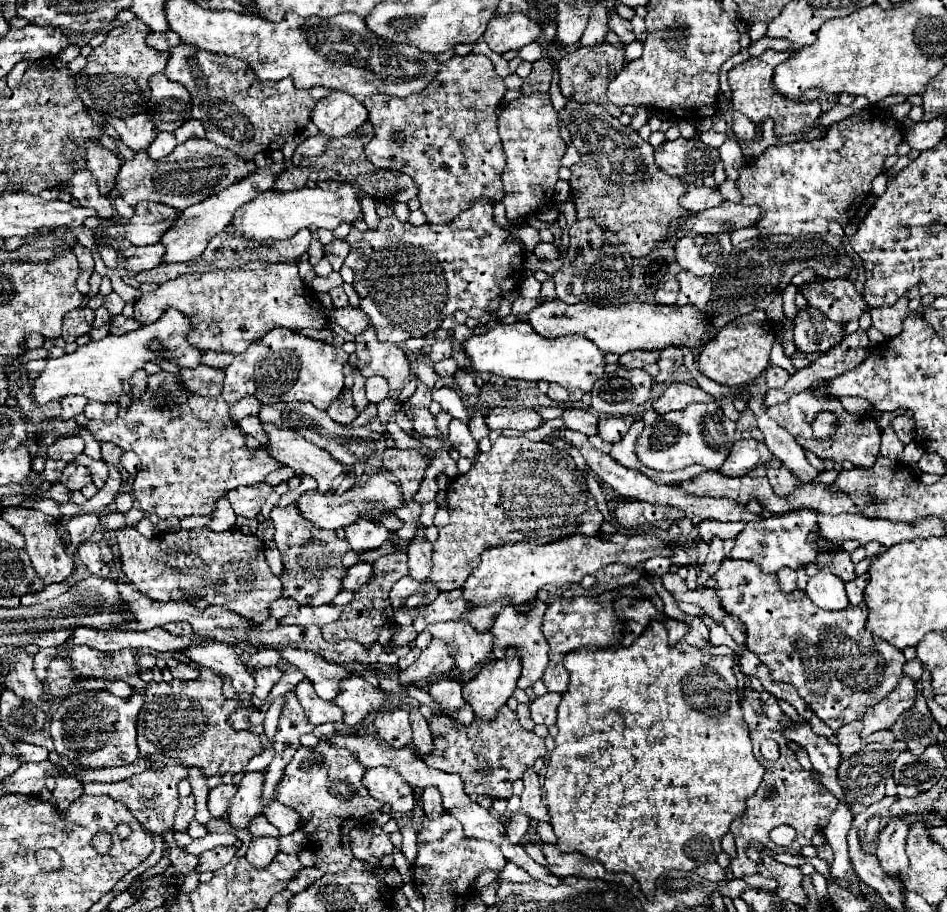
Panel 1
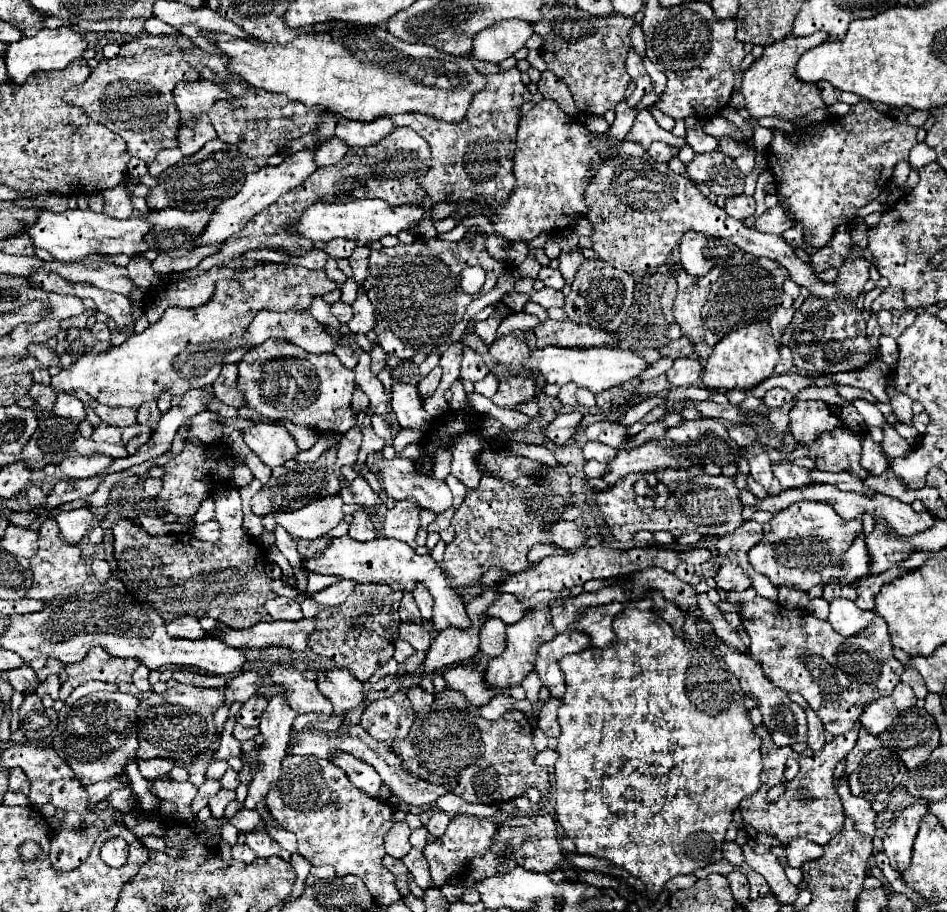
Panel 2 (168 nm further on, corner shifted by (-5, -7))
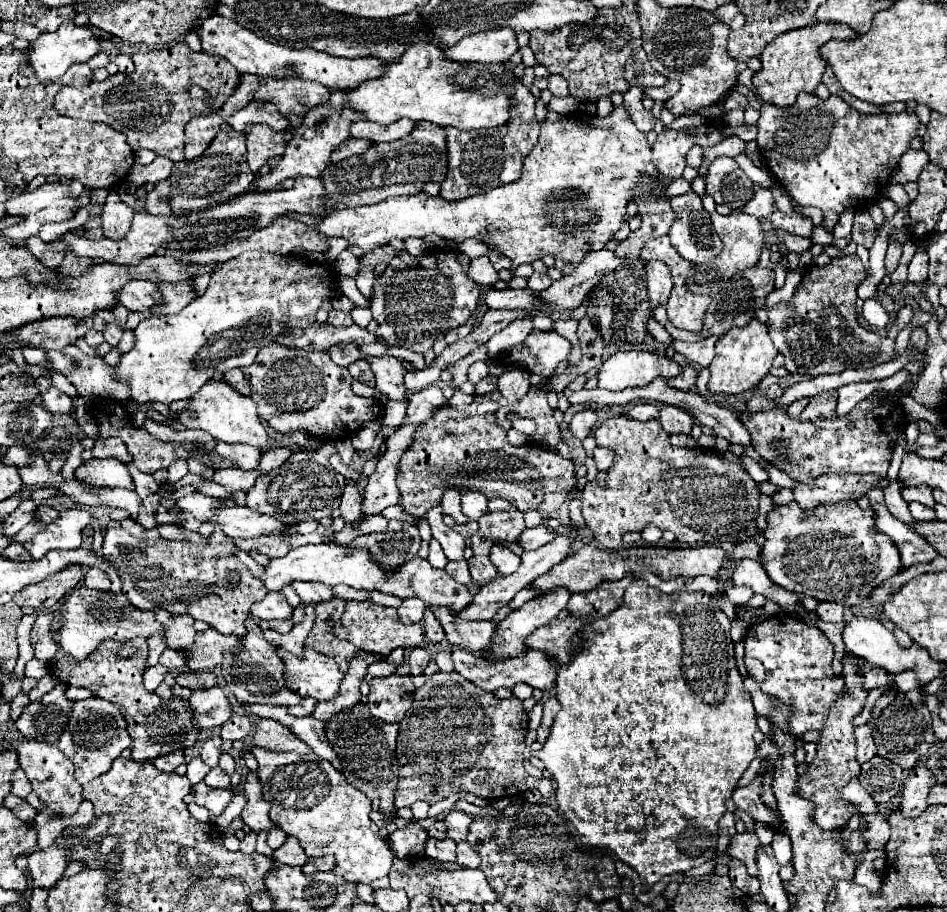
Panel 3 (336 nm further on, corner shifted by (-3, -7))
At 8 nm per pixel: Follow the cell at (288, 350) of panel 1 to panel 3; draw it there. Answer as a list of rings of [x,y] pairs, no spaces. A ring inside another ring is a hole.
[[[270,343],[260,349],[256,363],[242,369],[252,387],[252,401],[258,405],[258,415],[278,433],[304,429],[314,437],[344,439],[352,437],[364,423],[380,417],[378,399],[360,399],[352,393],[352,377],[348,369],[338,367],[326,353],[292,351]]]

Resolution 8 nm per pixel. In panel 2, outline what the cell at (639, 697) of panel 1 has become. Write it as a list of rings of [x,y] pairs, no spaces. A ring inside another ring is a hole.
[[[642,599],[624,607],[622,615],[618,615],[618,619],[614,621],[614,631],[620,639],[614,645],[606,649],[586,649],[582,653],[566,655],[560,665],[566,675],[566,695],[558,709],[558,723],[562,731],[560,731],[558,747],[556,747],[560,759],[554,765],[556,819],[562,825],[564,833],[570,839],[574,839],[578,853],[586,853],[586,855],[610,861],[612,865],[640,879],[646,885],[646,889],[656,895],[676,875],[694,873],[696,869],[722,859],[722,843],[724,843],[726,829],[732,823],[734,809],[738,809],[742,799],[754,797],[760,787],[762,739],[754,733],[754,725],[748,721],[748,709],[744,707],[744,693],[738,685],[736,675],[724,665],[722,655],[716,651],[714,641],[710,639],[714,629],[710,627],[710,623],[706,623],[706,619],[702,619],[700,615],[688,615],[684,623],[684,633],[694,635],[694,643],[688,643],[686,639],[676,635],[676,631],[668,623],[664,623],[662,617],[658,617],[652,611],[650,599]]]

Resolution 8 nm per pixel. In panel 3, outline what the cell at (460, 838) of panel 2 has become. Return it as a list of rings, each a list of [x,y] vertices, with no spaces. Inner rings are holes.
[[[450,811],[444,817],[444,825],[446,825],[448,837],[454,839],[454,841],[464,841],[466,839],[470,823],[472,823],[472,817],[466,815],[466,813],[462,813],[462,811]]]

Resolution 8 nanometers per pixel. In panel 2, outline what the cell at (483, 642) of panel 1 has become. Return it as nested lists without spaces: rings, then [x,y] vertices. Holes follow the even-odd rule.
[[[348,535],[340,539],[332,539],[330,547],[316,559],[310,559],[304,567],[308,571],[316,571],[324,575],[340,575],[344,579],[354,579],[358,583],[386,583],[392,589],[400,589],[400,591],[414,591],[416,583],[422,583],[434,597],[432,625],[438,633],[448,627],[458,627],[464,631],[470,629],[470,617],[466,615],[464,603],[460,601],[460,593],[454,591],[454,587],[450,587],[450,581],[446,579],[438,563],[430,555],[418,555],[410,545],[398,539],[378,537],[368,543],[358,543]]]

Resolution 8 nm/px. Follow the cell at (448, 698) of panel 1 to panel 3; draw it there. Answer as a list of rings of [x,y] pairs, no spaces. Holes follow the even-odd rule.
[[[456,649],[452,653],[452,659],[454,659],[454,671],[458,671],[468,681],[476,683],[478,687],[482,687],[486,691],[494,691],[498,687],[514,687],[516,683],[528,683],[534,689],[548,691],[554,687],[554,681],[556,681],[558,663],[554,659],[548,659],[546,655],[540,655],[540,651],[528,651],[522,657],[514,657],[514,659],[506,659],[506,661],[490,661],[486,657],[476,657],[470,651]]]

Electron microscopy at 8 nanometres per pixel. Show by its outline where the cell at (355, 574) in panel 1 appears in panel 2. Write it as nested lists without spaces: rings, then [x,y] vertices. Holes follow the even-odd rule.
[[[344,579],[344,581],[340,581],[338,585],[326,587],[326,589],[322,589],[320,593],[316,593],[316,595],[314,595],[314,601],[322,603],[322,605],[326,605],[326,607],[328,607],[328,605],[342,605],[342,603],[348,599],[348,595],[354,593],[356,585],[358,585],[358,583],[354,583],[352,579]]]

